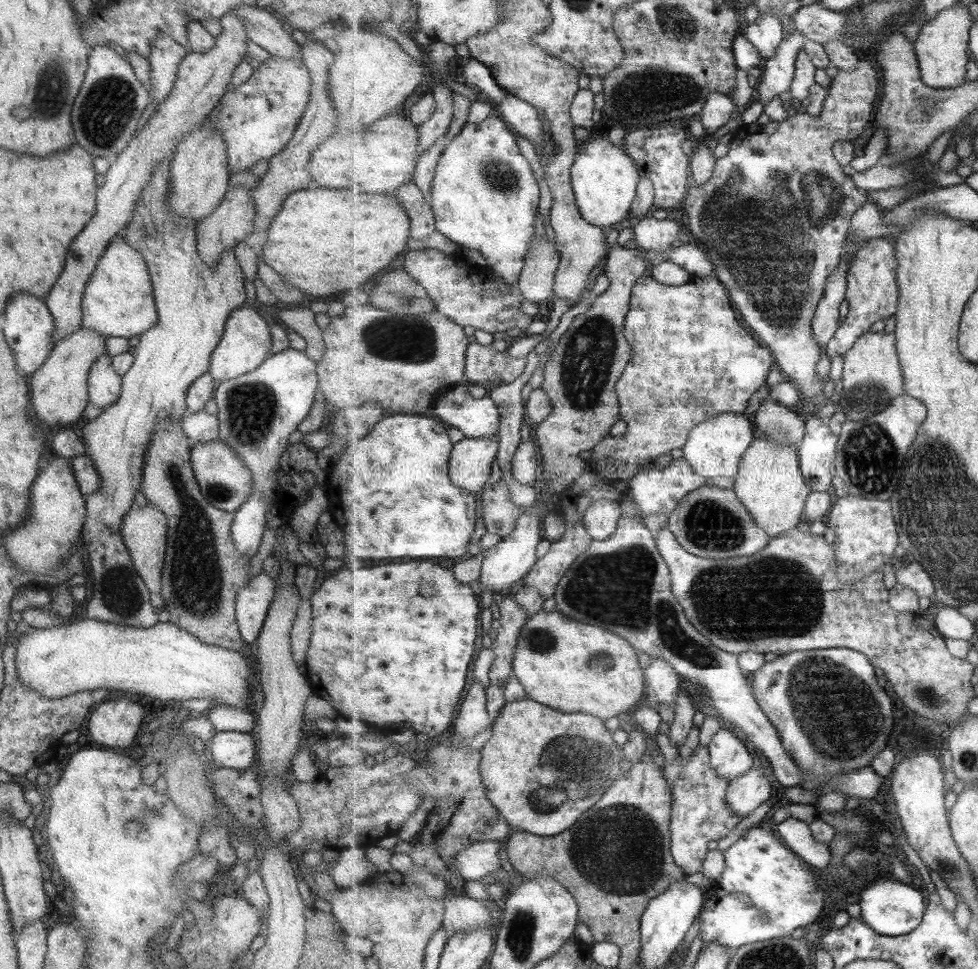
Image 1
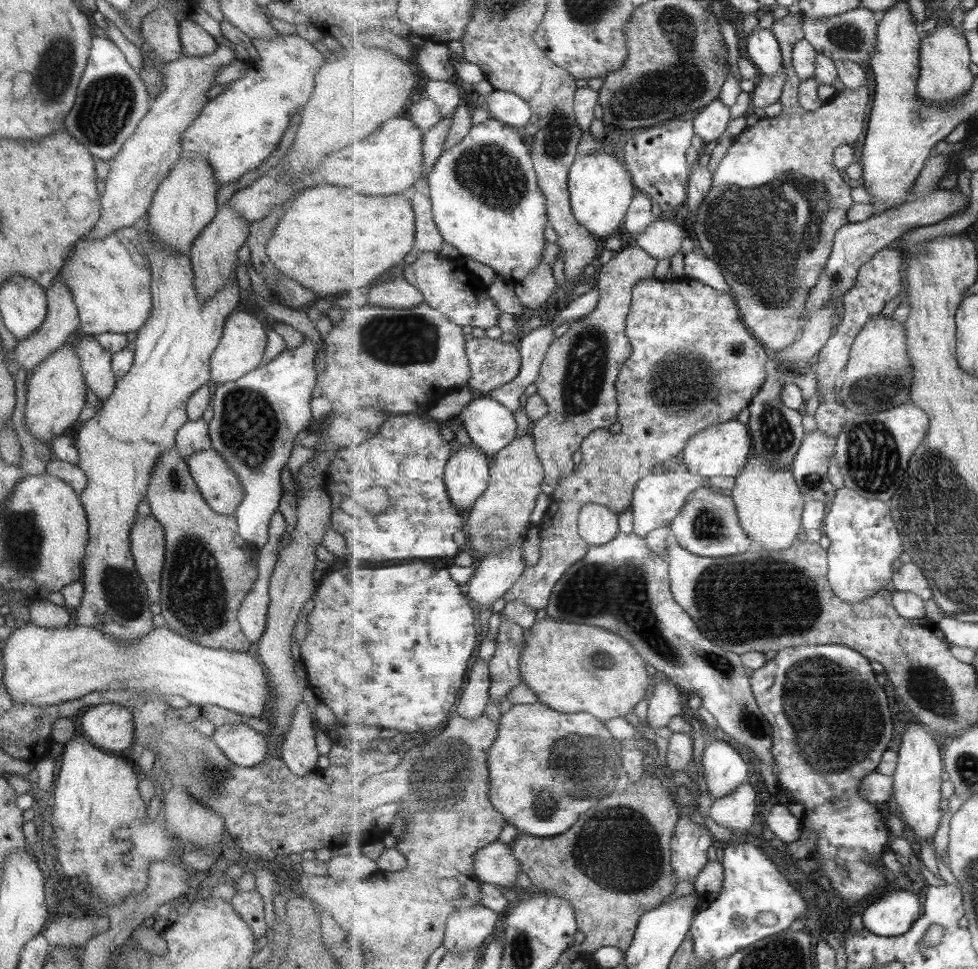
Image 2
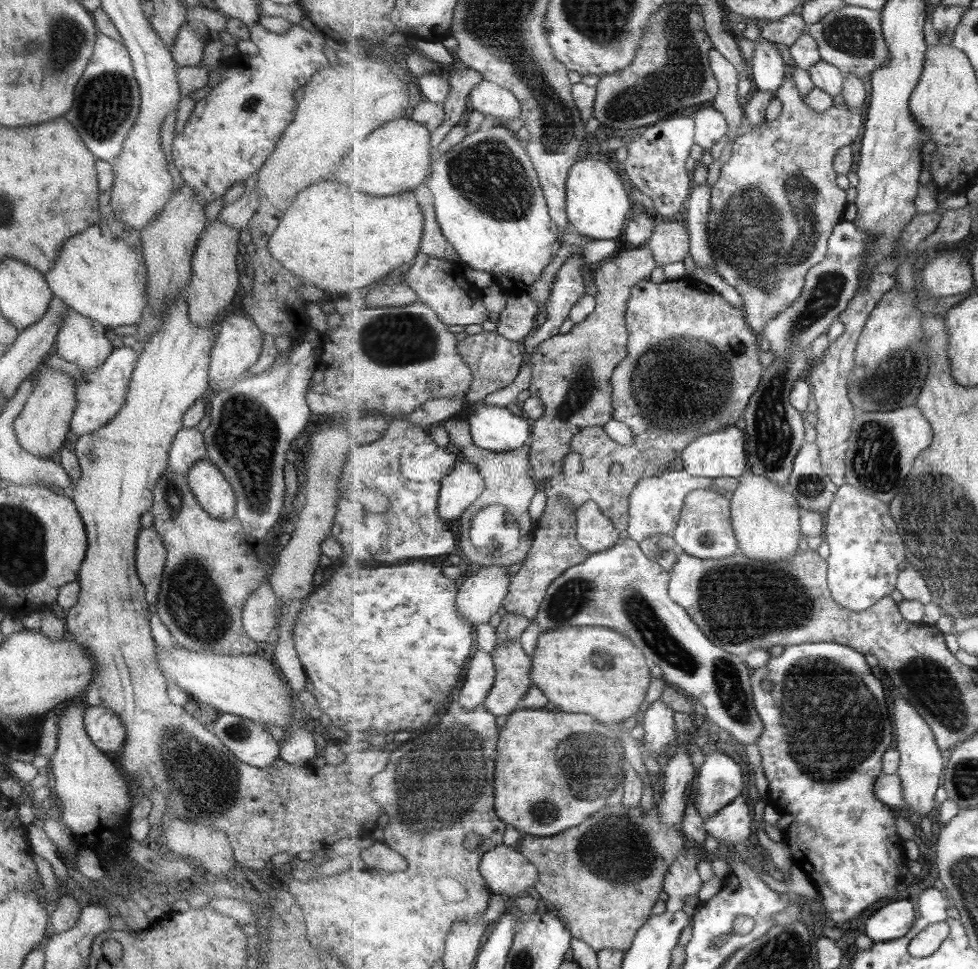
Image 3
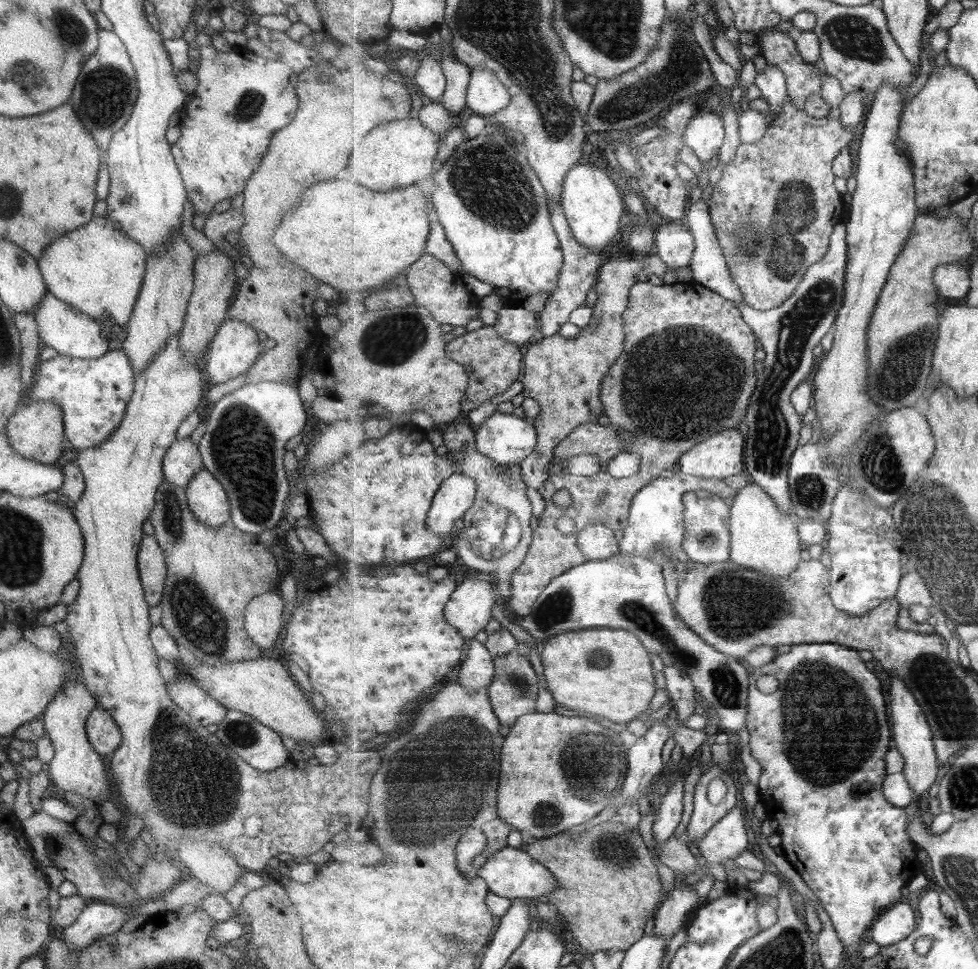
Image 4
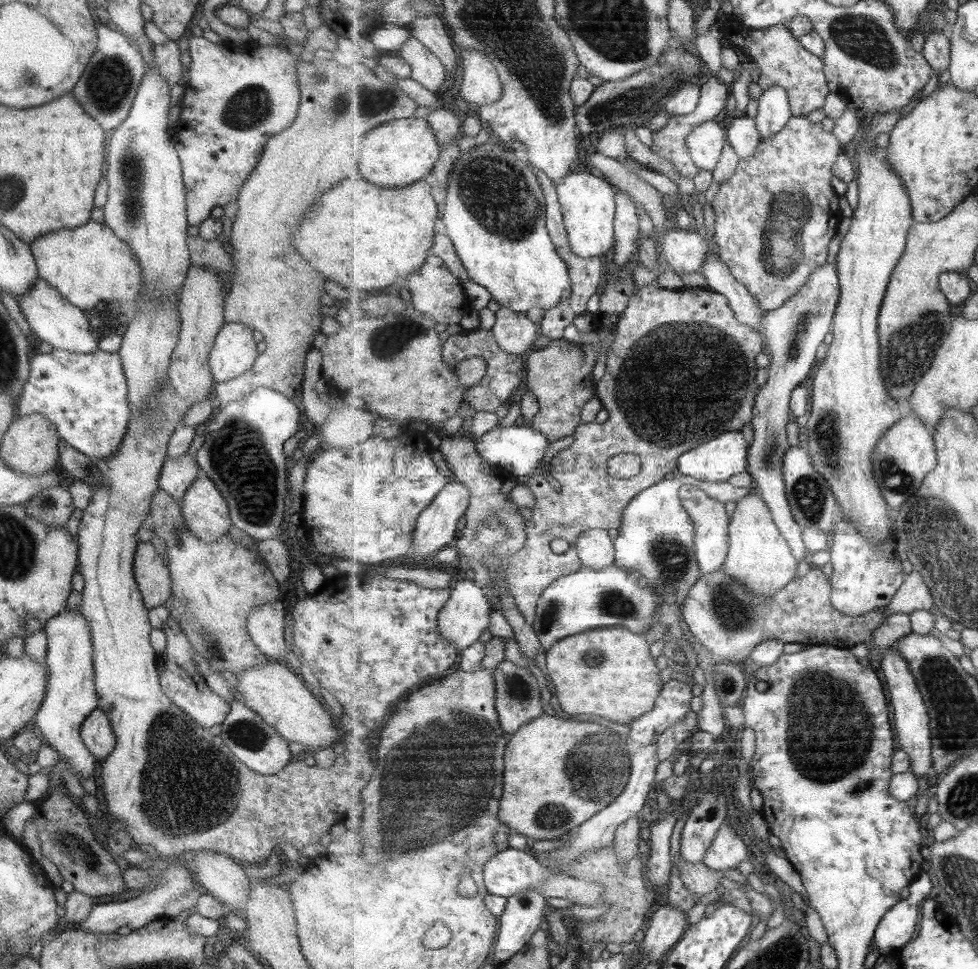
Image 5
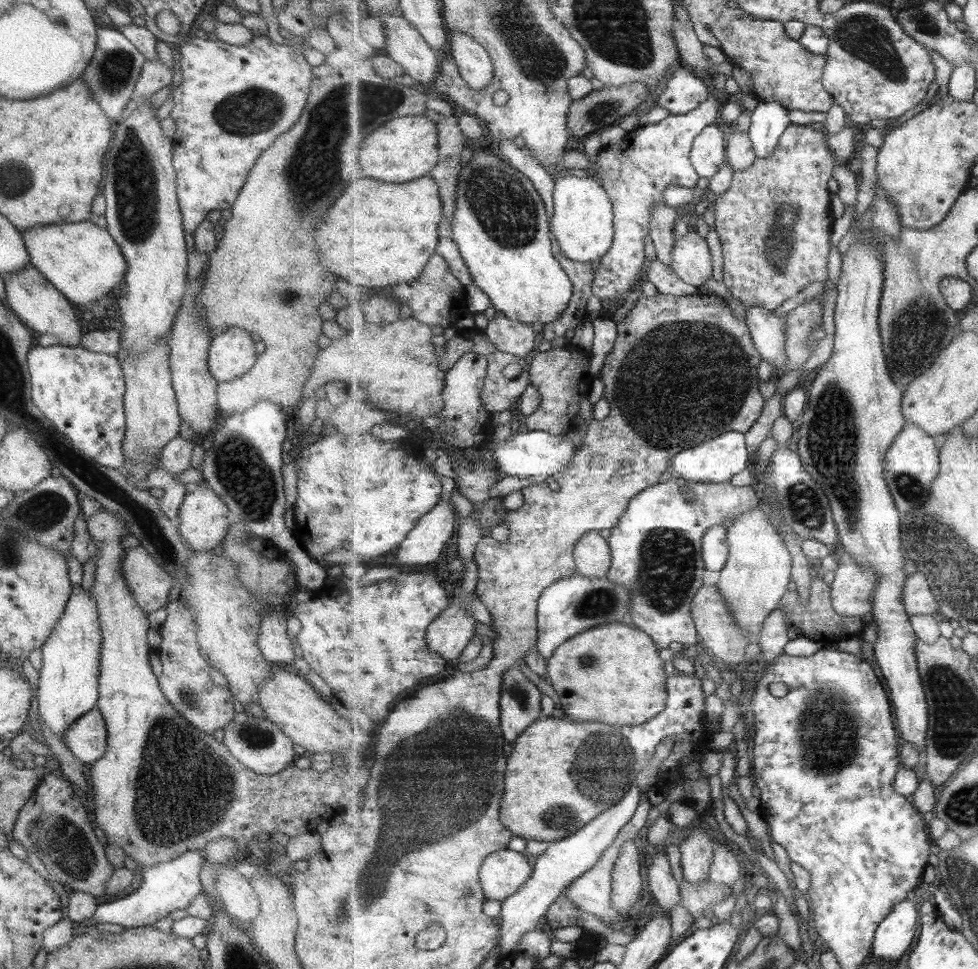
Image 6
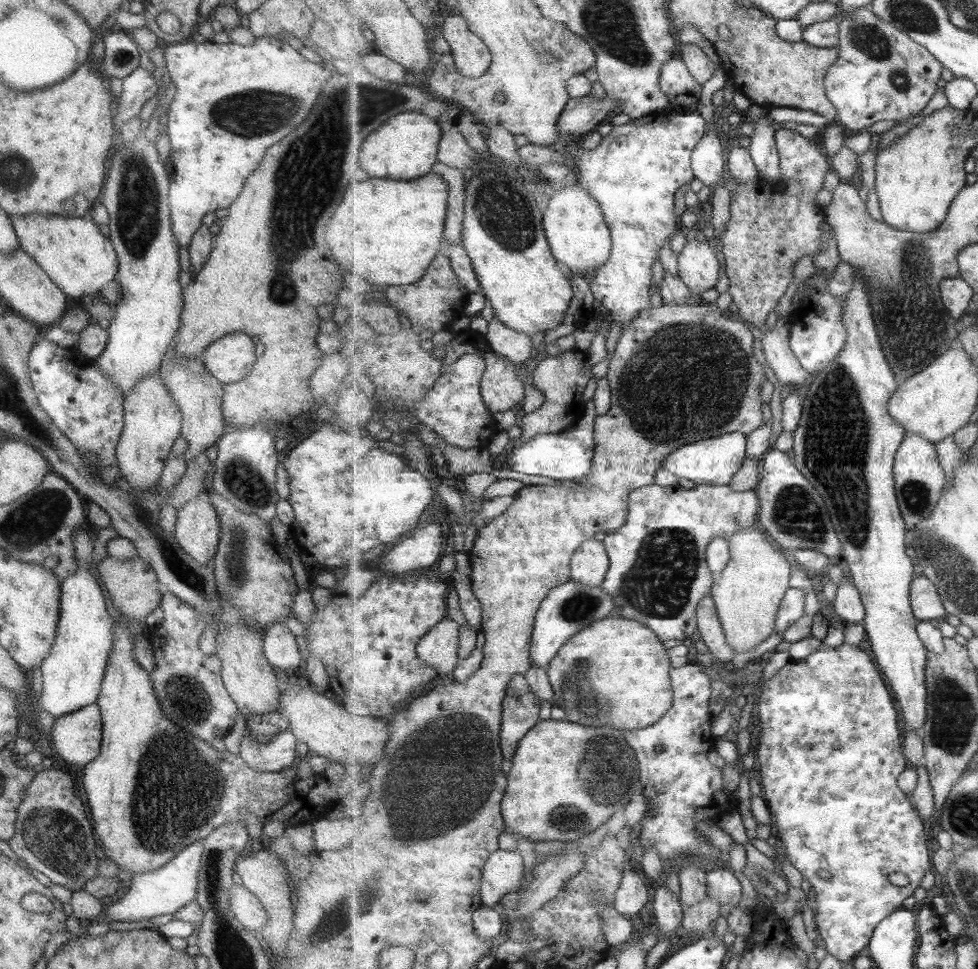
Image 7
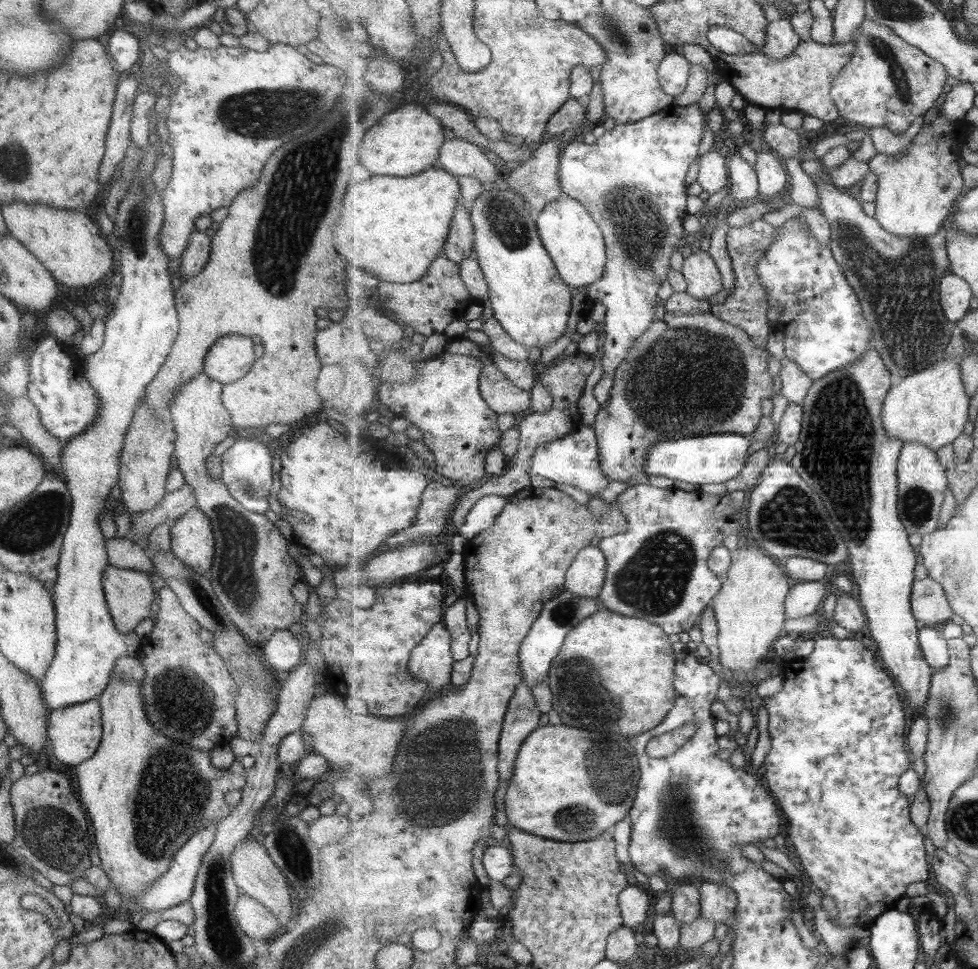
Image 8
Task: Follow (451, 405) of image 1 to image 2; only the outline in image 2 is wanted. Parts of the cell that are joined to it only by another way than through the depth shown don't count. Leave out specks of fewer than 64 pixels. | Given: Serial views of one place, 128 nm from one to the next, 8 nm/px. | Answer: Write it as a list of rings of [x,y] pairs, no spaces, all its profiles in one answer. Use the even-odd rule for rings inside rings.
[[[488,396],[476,398],[455,420],[464,424],[474,444],[489,457],[503,451],[520,434],[512,410]]]

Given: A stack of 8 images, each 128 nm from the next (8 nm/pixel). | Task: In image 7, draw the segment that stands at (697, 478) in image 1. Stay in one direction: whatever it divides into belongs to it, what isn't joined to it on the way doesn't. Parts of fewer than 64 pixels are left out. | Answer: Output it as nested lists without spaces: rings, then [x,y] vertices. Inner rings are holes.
[[[653,484],[652,486],[637,488],[630,495],[630,505],[628,508],[628,521],[623,528],[615,530],[609,533],[604,538],[604,543],[608,551],[610,558],[610,569],[608,570],[608,575],[602,584],[602,587],[609,593],[613,595],[613,600],[616,601],[616,607],[612,610],[612,616],[617,618],[625,618],[627,620],[635,620],[641,622],[641,624],[647,625],[652,628],[663,640],[685,640],[685,638],[695,639],[699,635],[698,628],[698,608],[700,607],[701,601],[704,600],[706,596],[712,594],[713,585],[718,582],[715,580],[713,570],[710,568],[708,563],[708,546],[713,542],[714,538],[723,537],[728,535],[729,537],[745,530],[746,528],[751,528],[752,526],[758,524],[758,516],[760,511],[760,497],[757,491],[747,491],[747,492],[737,492],[736,489],[727,486],[712,486],[707,484],[699,484],[694,489],[687,489],[679,485],[676,486],[657,486]]]

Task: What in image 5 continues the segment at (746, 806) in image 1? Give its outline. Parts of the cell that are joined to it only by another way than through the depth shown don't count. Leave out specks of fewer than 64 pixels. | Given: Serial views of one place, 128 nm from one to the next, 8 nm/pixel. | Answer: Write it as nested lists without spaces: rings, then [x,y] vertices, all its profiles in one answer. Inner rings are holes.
[[[723,824],[717,839],[713,842],[713,847],[709,848],[709,853],[705,857],[704,863],[717,872],[725,870],[735,870],[741,862],[745,862],[752,857],[754,847],[745,844],[733,826]]]

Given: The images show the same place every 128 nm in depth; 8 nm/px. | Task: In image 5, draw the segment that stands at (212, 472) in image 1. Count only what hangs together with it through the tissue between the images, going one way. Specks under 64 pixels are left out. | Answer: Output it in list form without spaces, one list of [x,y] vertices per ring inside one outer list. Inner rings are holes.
[[[206,477],[189,485],[179,505],[186,529],[201,542],[217,540],[231,526],[225,500]]]

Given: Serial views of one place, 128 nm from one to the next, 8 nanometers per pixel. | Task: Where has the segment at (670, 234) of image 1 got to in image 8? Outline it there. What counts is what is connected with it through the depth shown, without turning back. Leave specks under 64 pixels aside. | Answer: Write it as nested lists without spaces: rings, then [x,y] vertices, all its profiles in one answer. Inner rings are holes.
[[[698,251],[687,256],[682,273],[688,282],[688,293],[696,299],[713,298],[724,288],[720,268],[708,251]]]

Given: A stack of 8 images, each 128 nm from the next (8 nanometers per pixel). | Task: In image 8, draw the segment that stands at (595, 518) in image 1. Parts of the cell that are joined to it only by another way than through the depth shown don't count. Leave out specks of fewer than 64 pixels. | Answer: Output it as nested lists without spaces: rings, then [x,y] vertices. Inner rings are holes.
[[[597,546],[584,548],[566,574],[566,590],[579,596],[600,598],[606,581],[608,559]]]

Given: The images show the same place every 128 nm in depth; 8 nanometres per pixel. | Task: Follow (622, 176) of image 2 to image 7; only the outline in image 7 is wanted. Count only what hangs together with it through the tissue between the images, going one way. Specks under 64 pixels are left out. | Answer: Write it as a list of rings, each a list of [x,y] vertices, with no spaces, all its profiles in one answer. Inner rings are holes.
[[[571,184],[551,195],[544,212],[544,229],[552,253],[562,267],[570,268],[572,274],[585,274],[609,262],[612,255],[612,229],[595,196],[580,184]]]

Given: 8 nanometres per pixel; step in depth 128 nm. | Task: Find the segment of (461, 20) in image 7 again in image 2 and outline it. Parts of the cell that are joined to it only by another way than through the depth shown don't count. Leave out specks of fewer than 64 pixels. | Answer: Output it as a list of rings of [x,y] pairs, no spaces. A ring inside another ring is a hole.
[[[495,89],[485,96],[485,100],[493,119],[515,127],[518,131],[521,131],[531,118],[530,104],[517,96],[517,93]]]

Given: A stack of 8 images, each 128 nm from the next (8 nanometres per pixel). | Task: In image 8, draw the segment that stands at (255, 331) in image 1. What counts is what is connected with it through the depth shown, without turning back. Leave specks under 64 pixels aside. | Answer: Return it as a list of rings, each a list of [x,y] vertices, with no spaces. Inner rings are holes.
[[[221,336],[203,360],[202,374],[220,382],[226,388],[239,380],[255,362],[254,345],[247,336]]]

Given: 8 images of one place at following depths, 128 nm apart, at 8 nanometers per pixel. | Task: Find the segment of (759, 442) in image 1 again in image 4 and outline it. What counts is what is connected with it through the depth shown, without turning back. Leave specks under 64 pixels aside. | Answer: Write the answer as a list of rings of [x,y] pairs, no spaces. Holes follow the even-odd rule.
[[[755,482],[742,488],[732,502],[732,554],[730,560],[743,568],[767,576],[789,576],[803,562],[801,549],[805,546],[798,531],[799,520],[780,511],[775,500]]]

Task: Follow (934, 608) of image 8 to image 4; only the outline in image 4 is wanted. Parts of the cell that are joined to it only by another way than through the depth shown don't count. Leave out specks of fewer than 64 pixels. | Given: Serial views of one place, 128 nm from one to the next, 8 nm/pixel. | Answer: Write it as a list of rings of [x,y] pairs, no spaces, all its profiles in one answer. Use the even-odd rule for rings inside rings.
[[[908,572],[902,578],[896,599],[904,609],[911,609],[914,604],[922,604],[926,608],[936,606],[934,596],[931,594],[925,579],[917,572]]]

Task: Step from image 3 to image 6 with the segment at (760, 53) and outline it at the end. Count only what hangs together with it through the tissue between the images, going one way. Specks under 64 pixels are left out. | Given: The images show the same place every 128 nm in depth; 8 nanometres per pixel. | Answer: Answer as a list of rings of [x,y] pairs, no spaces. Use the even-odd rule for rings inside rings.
[[[779,100],[760,101],[752,112],[750,138],[758,158],[773,156],[787,127],[793,124],[788,108]]]

